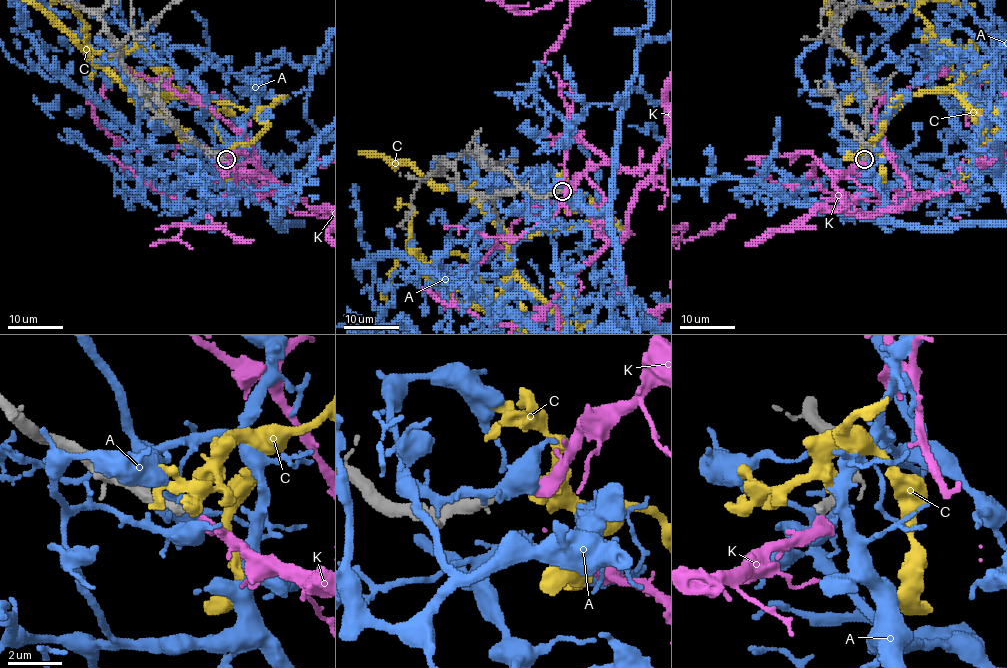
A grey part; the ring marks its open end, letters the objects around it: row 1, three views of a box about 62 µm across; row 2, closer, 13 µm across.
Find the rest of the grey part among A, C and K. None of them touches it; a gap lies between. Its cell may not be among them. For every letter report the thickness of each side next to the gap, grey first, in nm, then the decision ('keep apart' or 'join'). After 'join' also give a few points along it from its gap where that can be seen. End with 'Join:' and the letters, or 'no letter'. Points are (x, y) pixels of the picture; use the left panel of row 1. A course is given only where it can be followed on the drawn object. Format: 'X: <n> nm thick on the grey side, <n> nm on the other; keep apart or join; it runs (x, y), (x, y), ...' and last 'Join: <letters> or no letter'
A: 300 nm thick on the grey side, 460 nm on the other; keep apart
C: 300 nm thick on the grey side, 550 nm on the other; keep apart
K: 300 nm thick on the grey side, 420 nm on the other; join
Join: K

